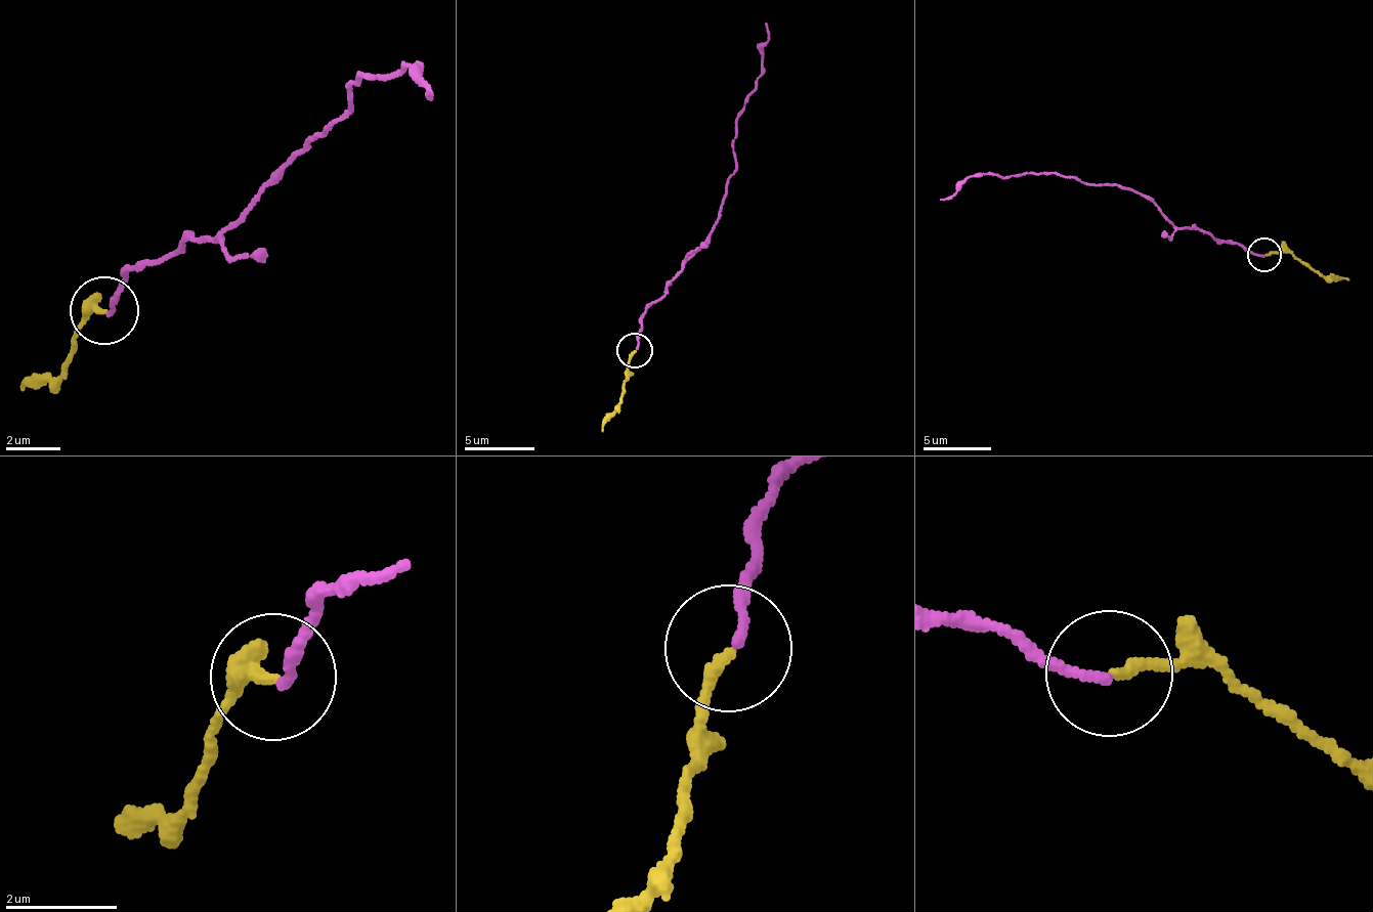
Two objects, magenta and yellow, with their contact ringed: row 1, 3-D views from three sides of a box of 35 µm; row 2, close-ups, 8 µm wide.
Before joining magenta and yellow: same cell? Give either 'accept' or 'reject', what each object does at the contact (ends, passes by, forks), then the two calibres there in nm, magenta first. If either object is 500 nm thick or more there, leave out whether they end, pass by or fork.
reject; magenta ends; yellow ends; calibres 160 and 200 nm

